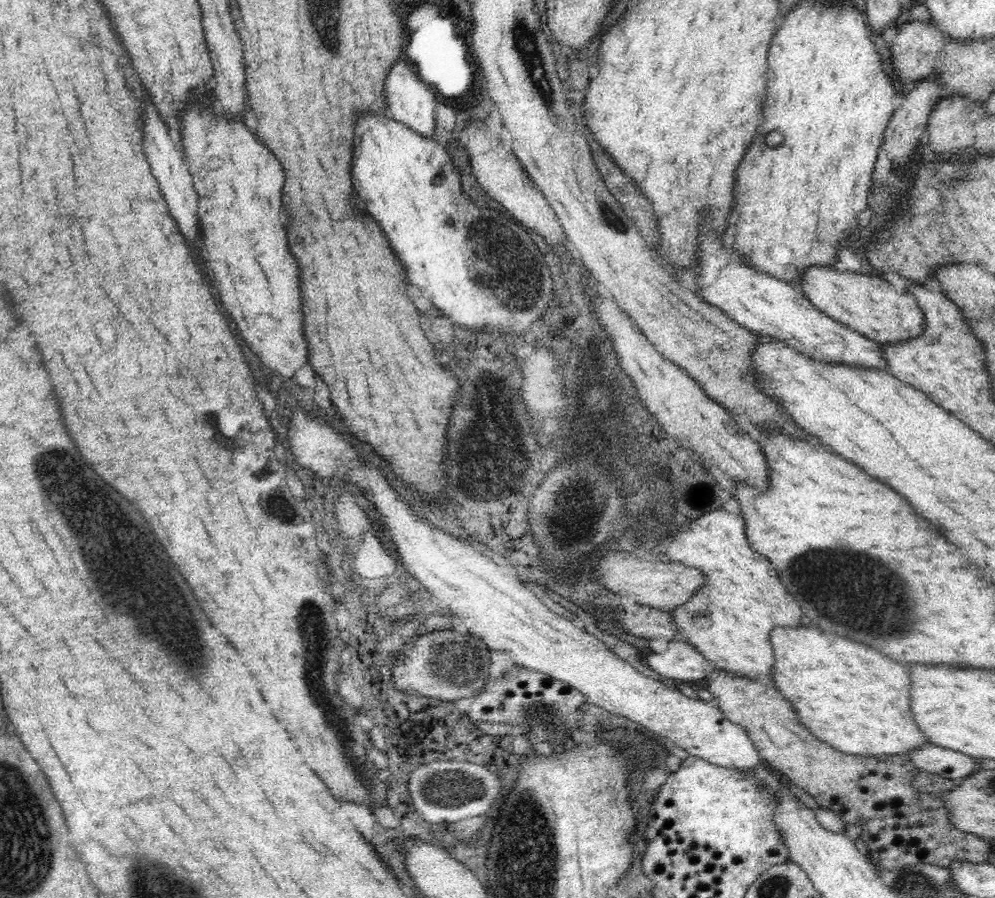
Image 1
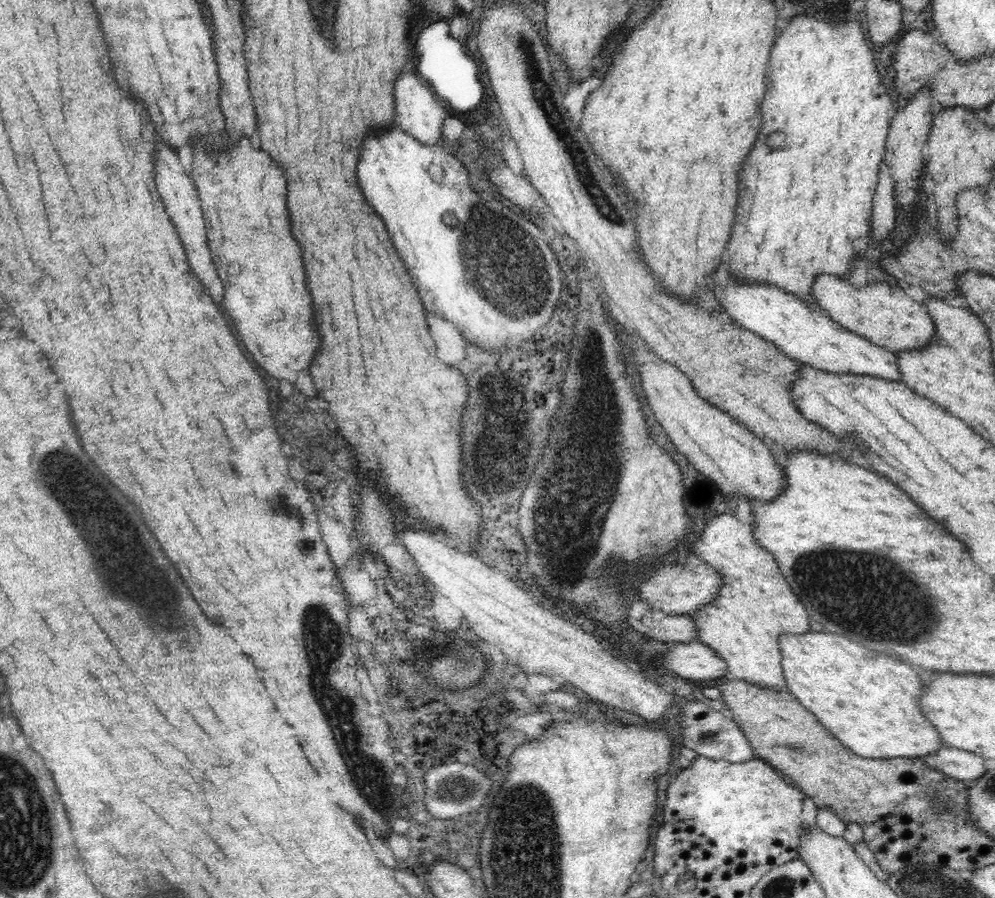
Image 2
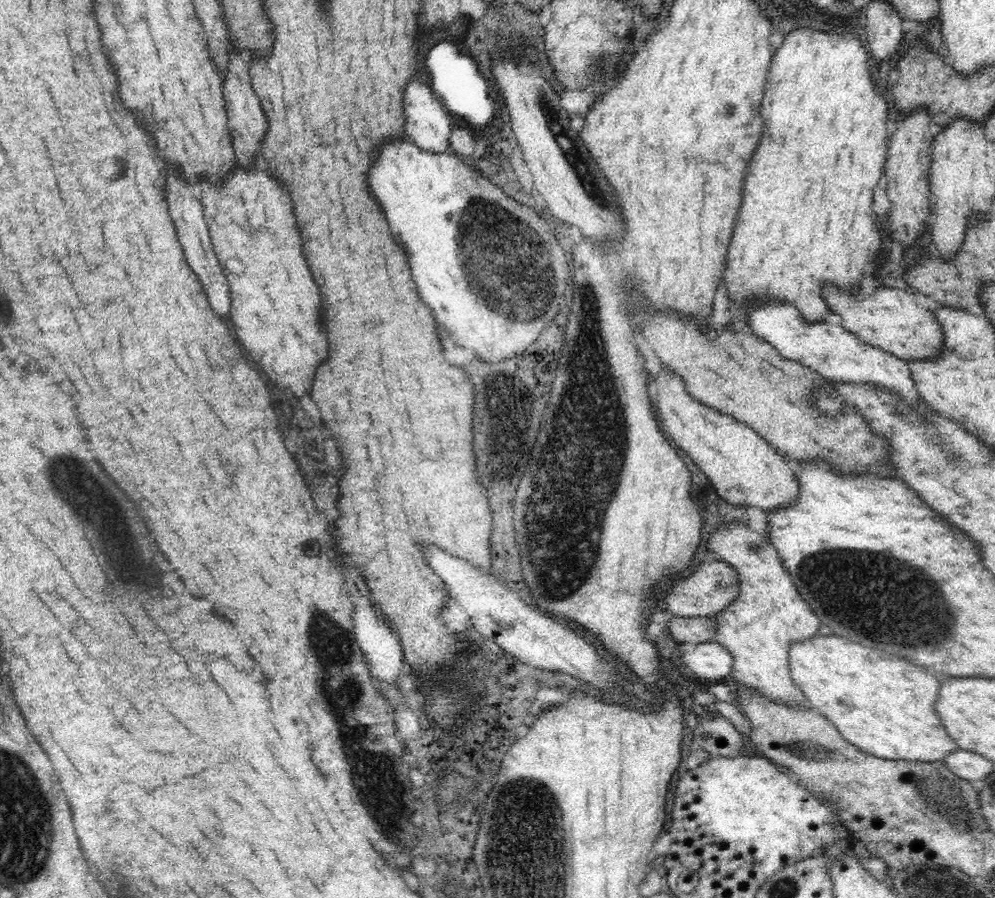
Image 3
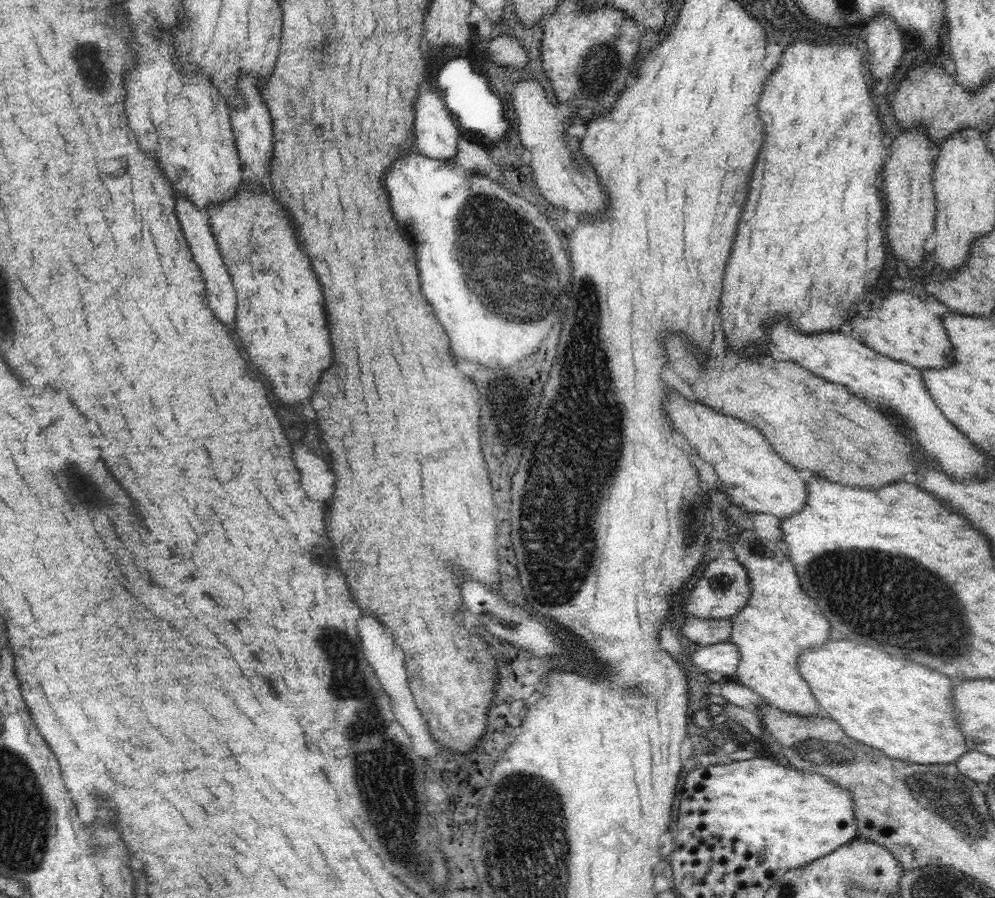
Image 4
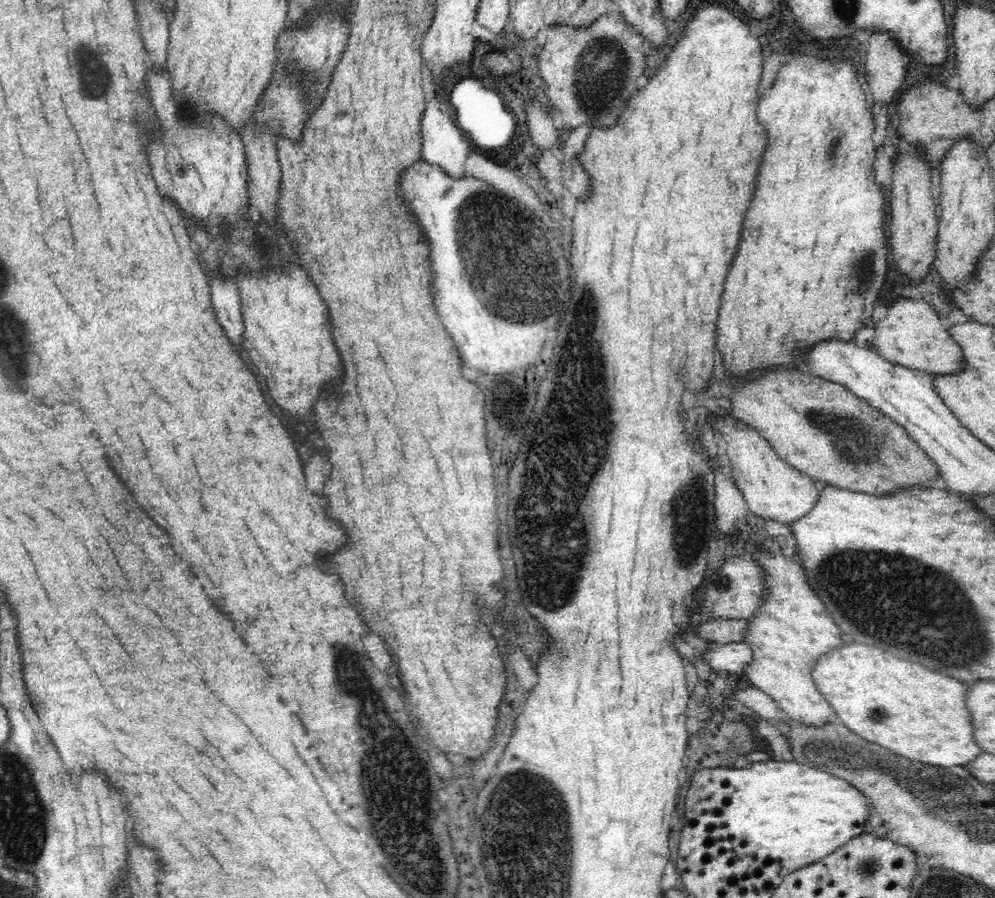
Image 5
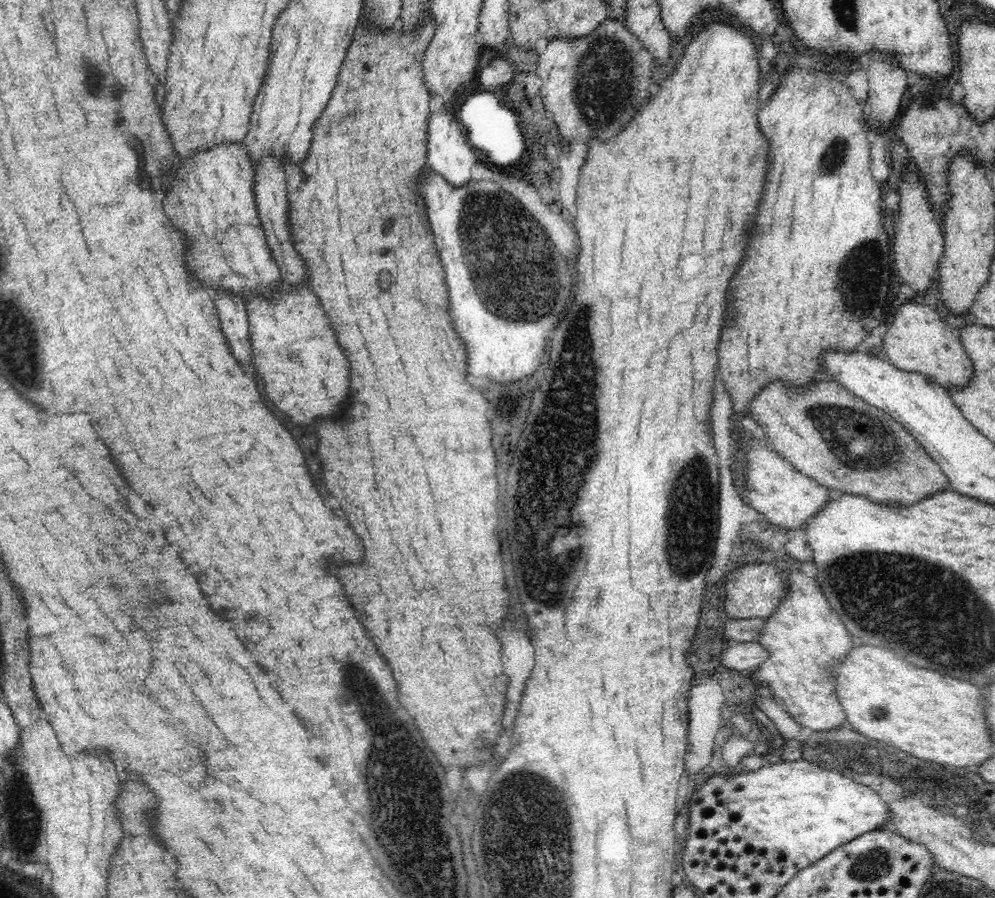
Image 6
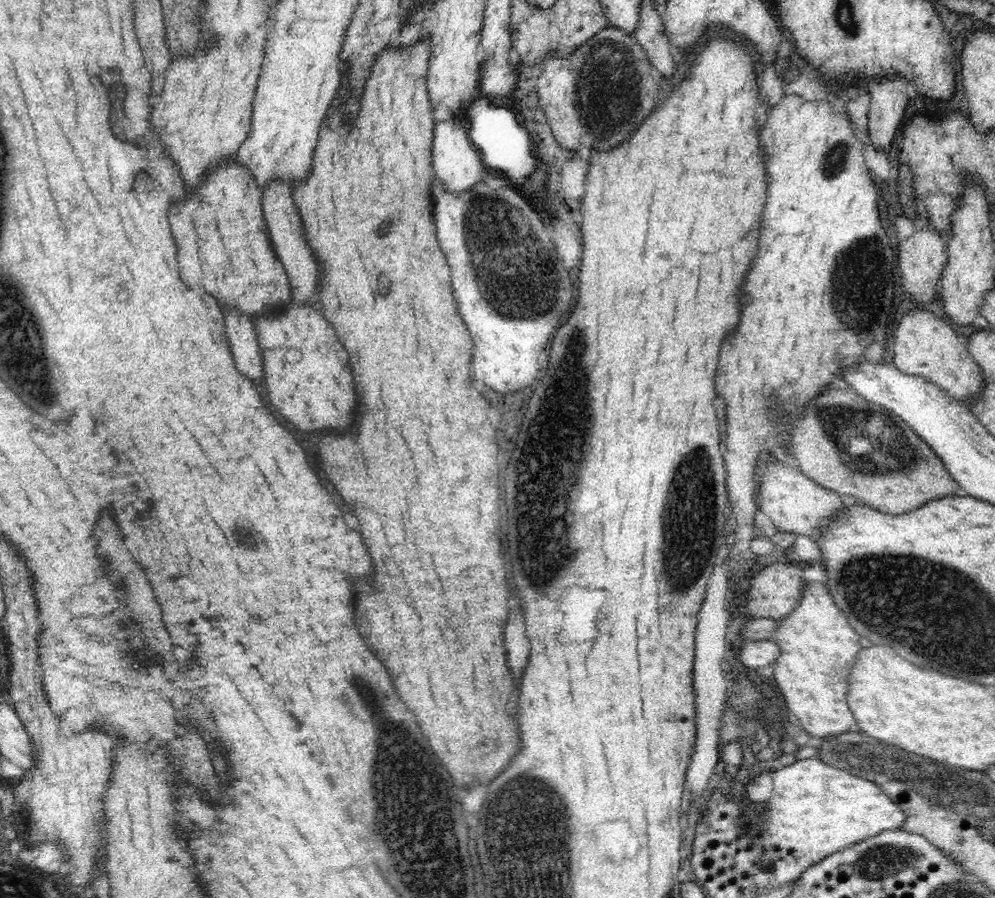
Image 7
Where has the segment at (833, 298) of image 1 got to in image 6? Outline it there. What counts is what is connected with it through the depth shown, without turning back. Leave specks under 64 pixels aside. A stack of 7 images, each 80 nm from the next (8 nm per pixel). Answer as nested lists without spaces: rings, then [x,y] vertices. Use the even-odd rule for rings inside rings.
[[[904,304],[890,320],[884,322],[881,333],[883,357],[896,368],[928,375],[946,390],[965,387],[974,374],[973,364],[960,340],[959,329],[943,322],[930,304]]]

